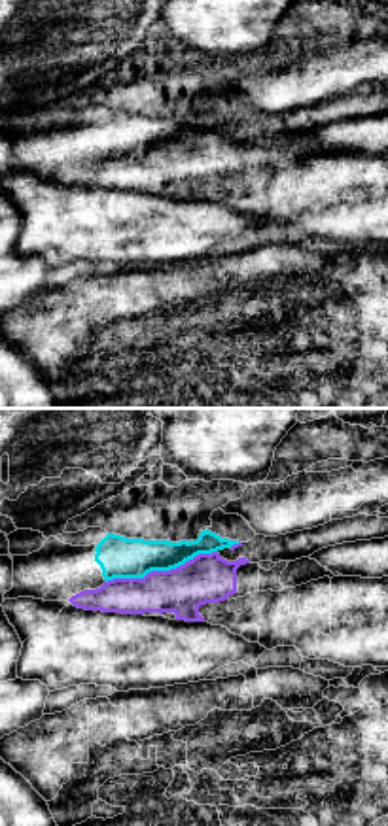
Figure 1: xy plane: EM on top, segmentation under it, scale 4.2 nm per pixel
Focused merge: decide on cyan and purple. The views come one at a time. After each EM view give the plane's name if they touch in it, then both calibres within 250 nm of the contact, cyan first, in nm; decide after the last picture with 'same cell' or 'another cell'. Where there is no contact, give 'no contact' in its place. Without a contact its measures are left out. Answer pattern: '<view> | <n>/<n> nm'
xy | 180/200 nm

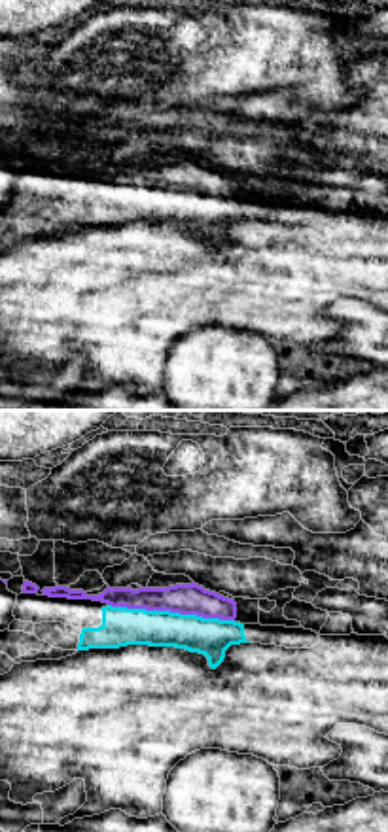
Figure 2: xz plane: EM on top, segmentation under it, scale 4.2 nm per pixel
xz | 170/130 nm

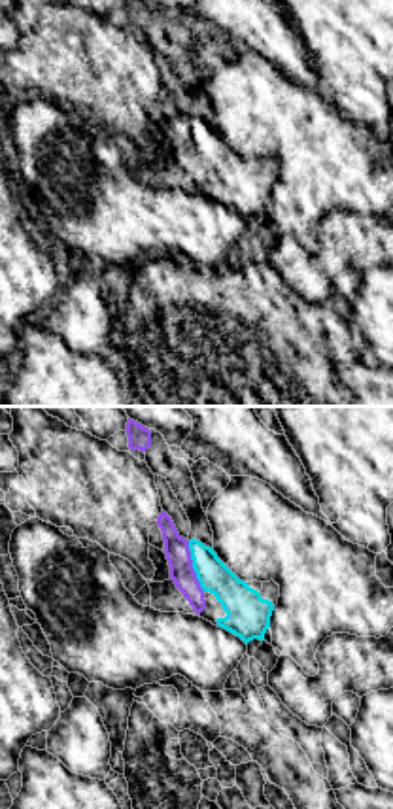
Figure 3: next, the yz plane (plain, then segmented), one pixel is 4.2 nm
yz | 150/110 nm

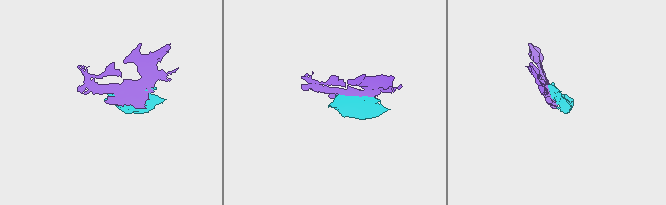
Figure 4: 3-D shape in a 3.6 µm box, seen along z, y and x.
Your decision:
same cell

